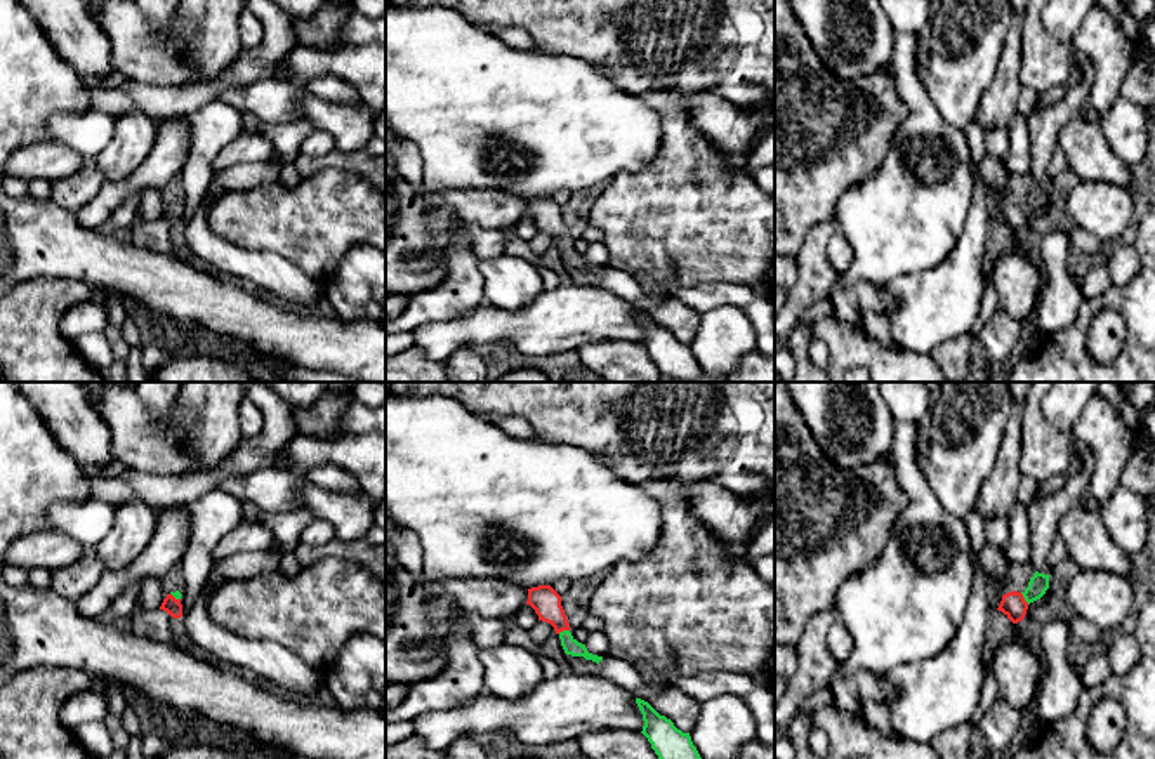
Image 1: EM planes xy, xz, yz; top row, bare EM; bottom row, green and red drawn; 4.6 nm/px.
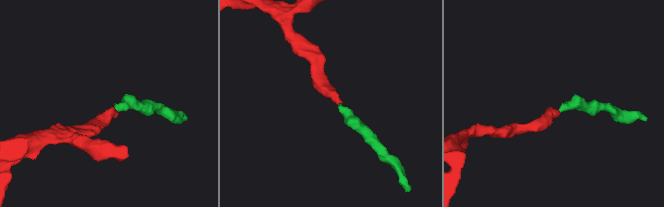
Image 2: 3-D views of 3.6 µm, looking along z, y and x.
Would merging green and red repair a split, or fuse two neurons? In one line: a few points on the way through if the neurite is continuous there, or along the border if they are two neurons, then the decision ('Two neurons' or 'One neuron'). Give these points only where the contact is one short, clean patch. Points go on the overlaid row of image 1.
Path across: yz (1037, 586), (1023, 596), (1013, 605). One neuron

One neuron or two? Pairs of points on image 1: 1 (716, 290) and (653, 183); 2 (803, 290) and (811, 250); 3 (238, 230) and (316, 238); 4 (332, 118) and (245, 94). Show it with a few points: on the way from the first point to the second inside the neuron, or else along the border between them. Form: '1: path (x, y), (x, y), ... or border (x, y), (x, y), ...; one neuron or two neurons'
1: border (712, 282), (744, 283), (752, 292); two neurons
2: path (811, 280), (811, 261); one neuron
3: path (257, 230), (297, 230); one neuron
4: path (311, 108), (266, 99); one neuron

